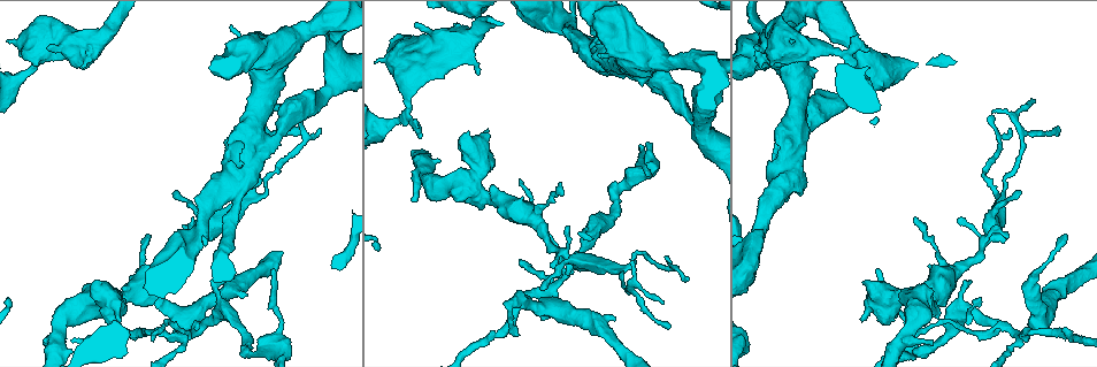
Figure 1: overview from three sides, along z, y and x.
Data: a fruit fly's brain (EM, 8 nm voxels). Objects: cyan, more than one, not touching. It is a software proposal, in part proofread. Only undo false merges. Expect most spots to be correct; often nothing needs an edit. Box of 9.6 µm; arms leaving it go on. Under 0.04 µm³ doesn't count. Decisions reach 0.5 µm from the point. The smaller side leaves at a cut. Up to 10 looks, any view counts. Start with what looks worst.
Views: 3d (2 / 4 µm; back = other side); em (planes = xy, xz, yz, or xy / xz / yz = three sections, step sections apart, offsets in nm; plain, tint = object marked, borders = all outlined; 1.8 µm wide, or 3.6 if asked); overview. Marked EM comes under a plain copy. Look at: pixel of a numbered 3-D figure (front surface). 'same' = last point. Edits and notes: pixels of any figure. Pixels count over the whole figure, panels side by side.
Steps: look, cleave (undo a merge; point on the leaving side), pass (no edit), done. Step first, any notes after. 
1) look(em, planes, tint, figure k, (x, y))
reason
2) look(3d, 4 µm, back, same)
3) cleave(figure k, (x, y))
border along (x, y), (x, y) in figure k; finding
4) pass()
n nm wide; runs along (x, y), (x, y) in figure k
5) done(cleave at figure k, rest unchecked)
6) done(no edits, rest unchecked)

look(em, 3.6 µm, planes, tint, figure 1, (388, 127))
small branch off a trunk

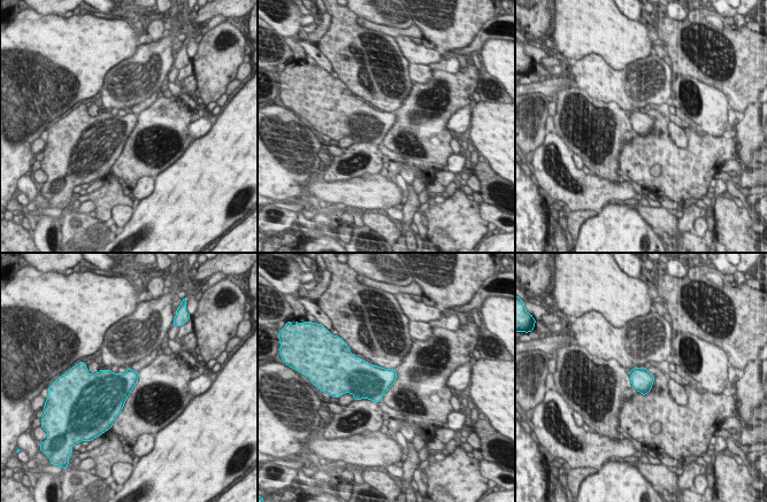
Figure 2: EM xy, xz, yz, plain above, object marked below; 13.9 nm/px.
pass()
300 nm wide; continuous, no second cell

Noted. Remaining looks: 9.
look(em, xz, step 4, tint, figure 1, (566, 22))
sharp bend

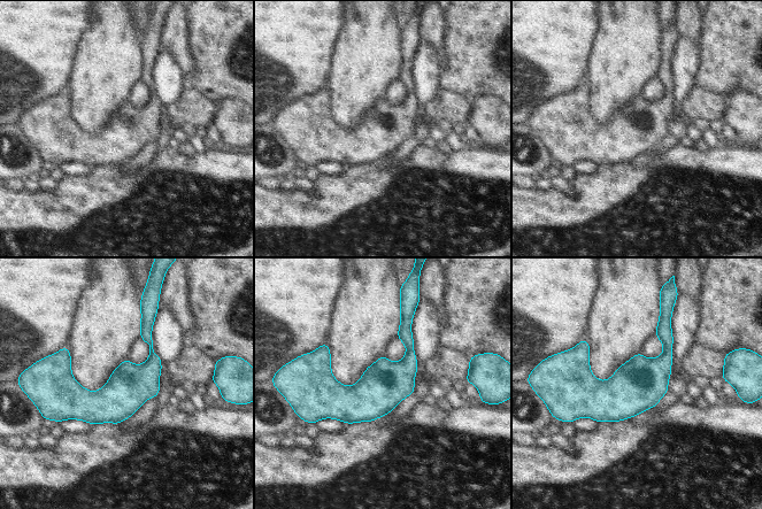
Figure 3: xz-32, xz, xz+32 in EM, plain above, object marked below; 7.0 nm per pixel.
look(em, planes, tint, same)

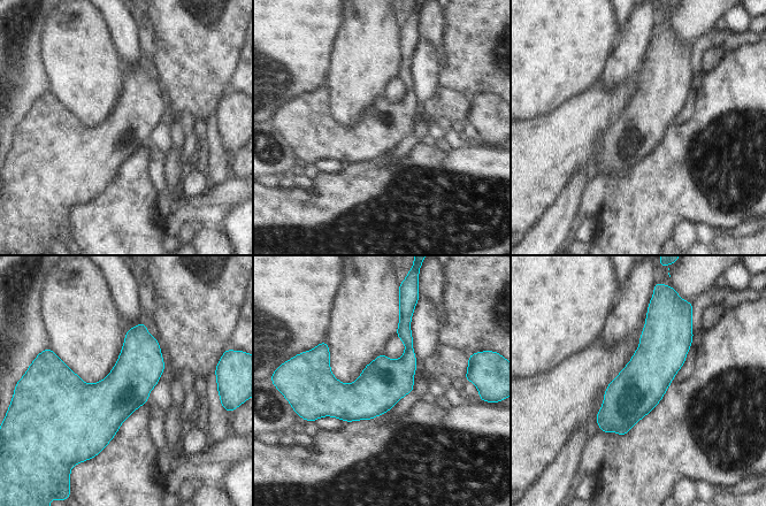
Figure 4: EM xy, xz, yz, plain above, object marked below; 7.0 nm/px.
pass()
320 nm wide; one cell here

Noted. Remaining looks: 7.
look(em, yz, step 4, borders, figure 1, (641, 172))
arms part here

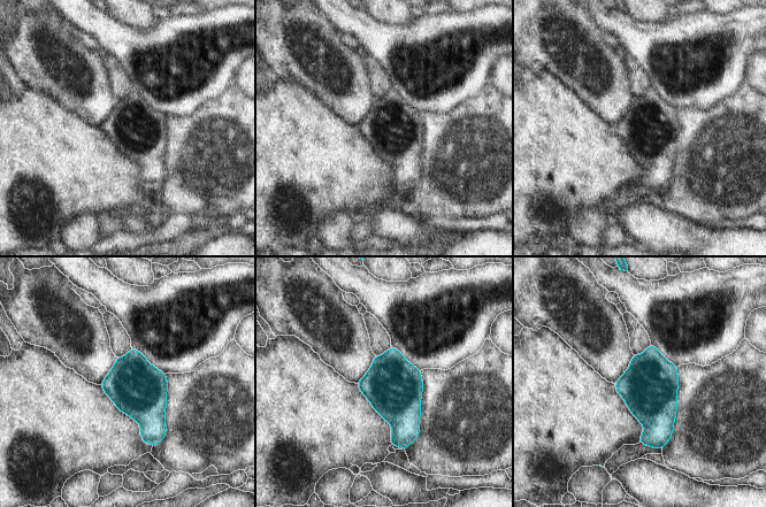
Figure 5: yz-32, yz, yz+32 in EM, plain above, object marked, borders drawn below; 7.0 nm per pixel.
pass()
one cell here

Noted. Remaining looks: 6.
look(em, 3.6 µm, xy, step 4, tint, figure 1, (265, 139))
looks like a crossing

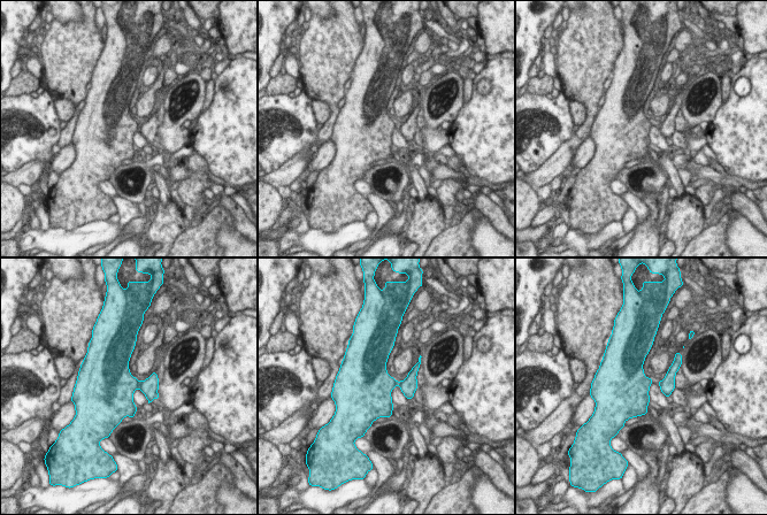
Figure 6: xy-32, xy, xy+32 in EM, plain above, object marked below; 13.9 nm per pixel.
look(em, 3.6 µm, planes, tint, same)

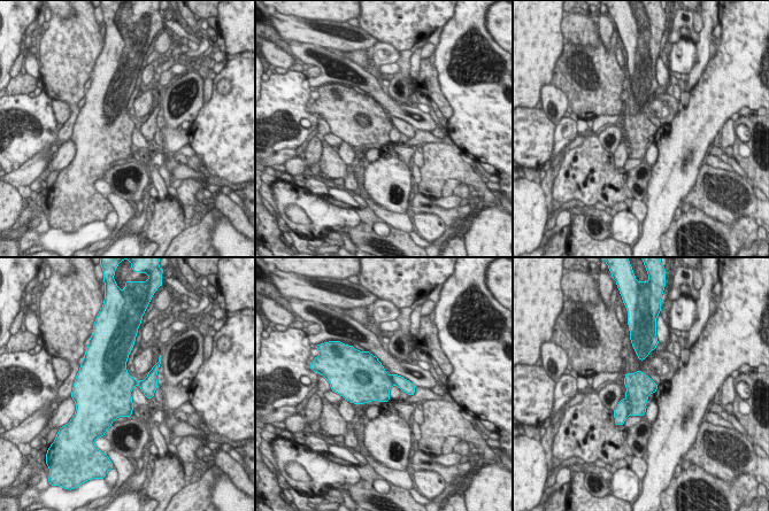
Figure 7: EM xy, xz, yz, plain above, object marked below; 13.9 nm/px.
pass()
380 nm wide; continuous, no second cell

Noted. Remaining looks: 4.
done(no edits, rest unchecked)

